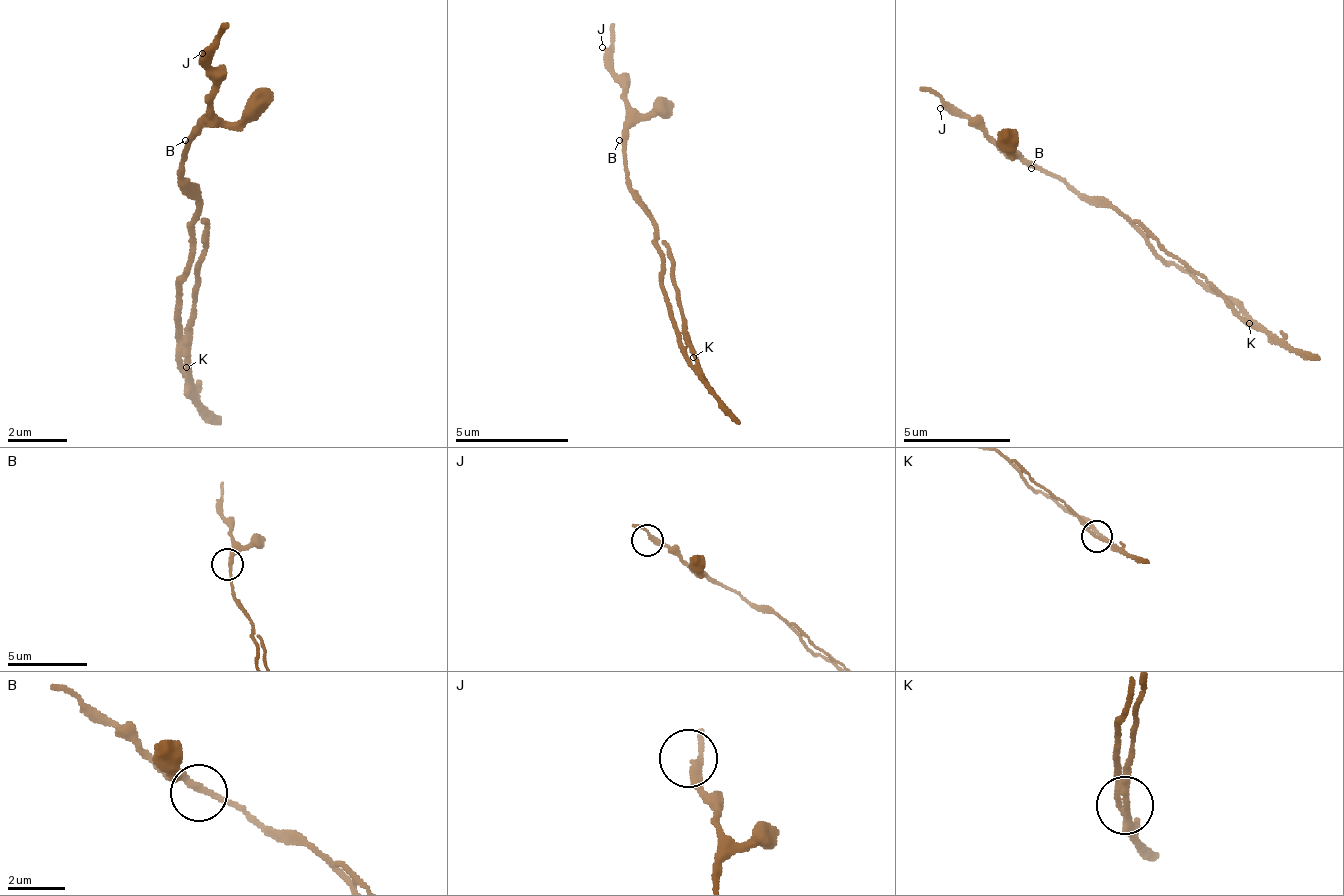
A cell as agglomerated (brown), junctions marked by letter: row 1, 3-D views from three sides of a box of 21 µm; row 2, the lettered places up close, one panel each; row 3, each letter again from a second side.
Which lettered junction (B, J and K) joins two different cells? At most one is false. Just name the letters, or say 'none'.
K

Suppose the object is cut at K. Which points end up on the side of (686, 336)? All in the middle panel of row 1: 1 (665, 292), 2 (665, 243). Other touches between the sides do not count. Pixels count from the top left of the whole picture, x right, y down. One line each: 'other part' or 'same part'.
1: other part
2: same part

